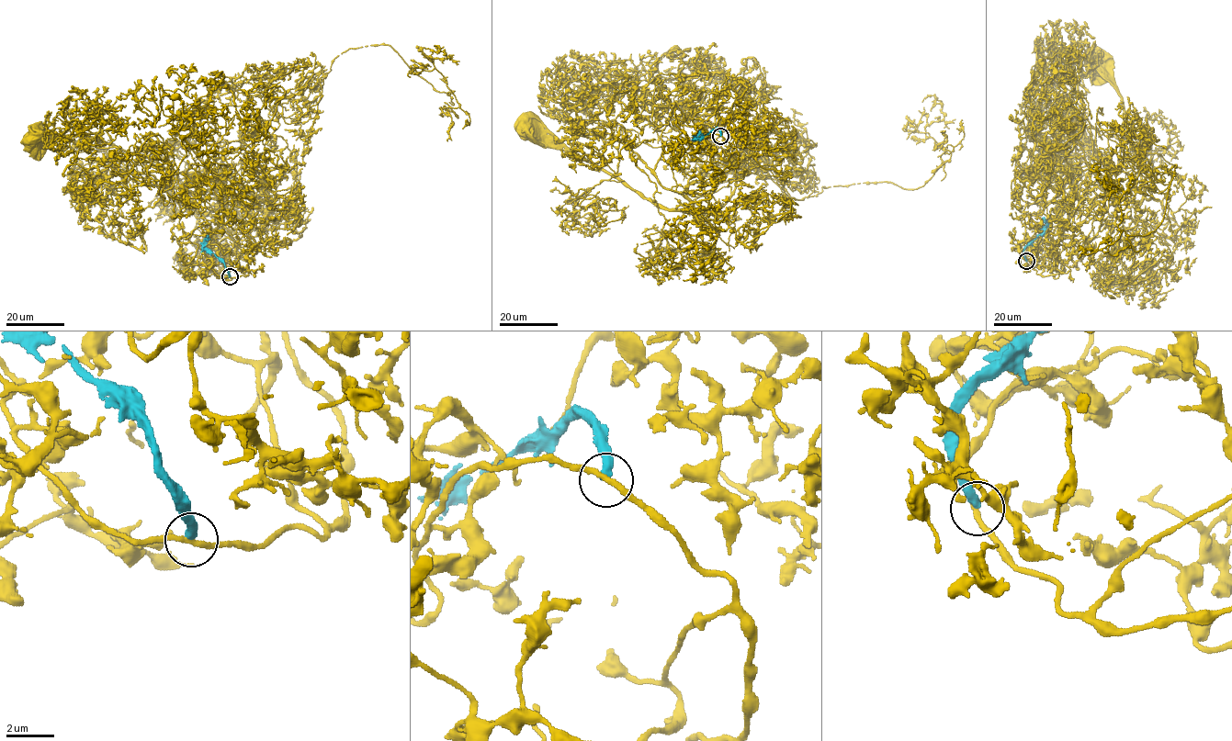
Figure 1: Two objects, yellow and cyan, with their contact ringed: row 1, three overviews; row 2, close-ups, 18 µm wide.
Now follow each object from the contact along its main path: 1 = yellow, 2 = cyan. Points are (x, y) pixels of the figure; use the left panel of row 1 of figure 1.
1: (230, 277), (248, 263), (219, 216), (183, 211), (171, 180), (163, 185), (200, 174), (96, 138), (33, 140)
2: (230, 276), (226, 267), (205, 246), (208, 235)

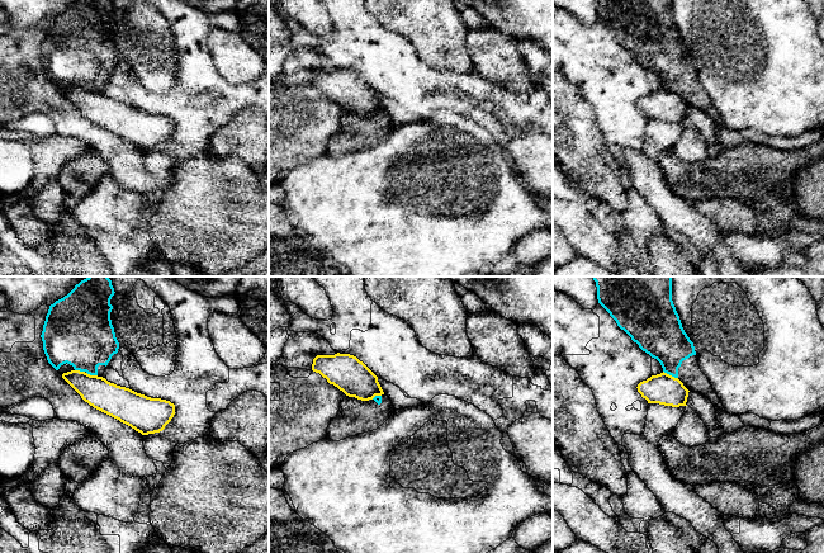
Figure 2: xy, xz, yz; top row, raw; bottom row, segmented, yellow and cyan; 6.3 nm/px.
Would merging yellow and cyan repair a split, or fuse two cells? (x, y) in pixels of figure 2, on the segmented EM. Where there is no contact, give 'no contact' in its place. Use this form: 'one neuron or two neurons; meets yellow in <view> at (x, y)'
two neurons; meets yellow in yz at (671, 376)

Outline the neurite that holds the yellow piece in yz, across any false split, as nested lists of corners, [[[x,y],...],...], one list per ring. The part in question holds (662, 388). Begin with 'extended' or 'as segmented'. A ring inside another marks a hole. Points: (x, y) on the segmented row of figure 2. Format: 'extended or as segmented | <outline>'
as segmented | [[[664,372],[640,382],[636,388],[648,403],[672,407],[687,406],[686,402],[690,391],[678,378]]]

